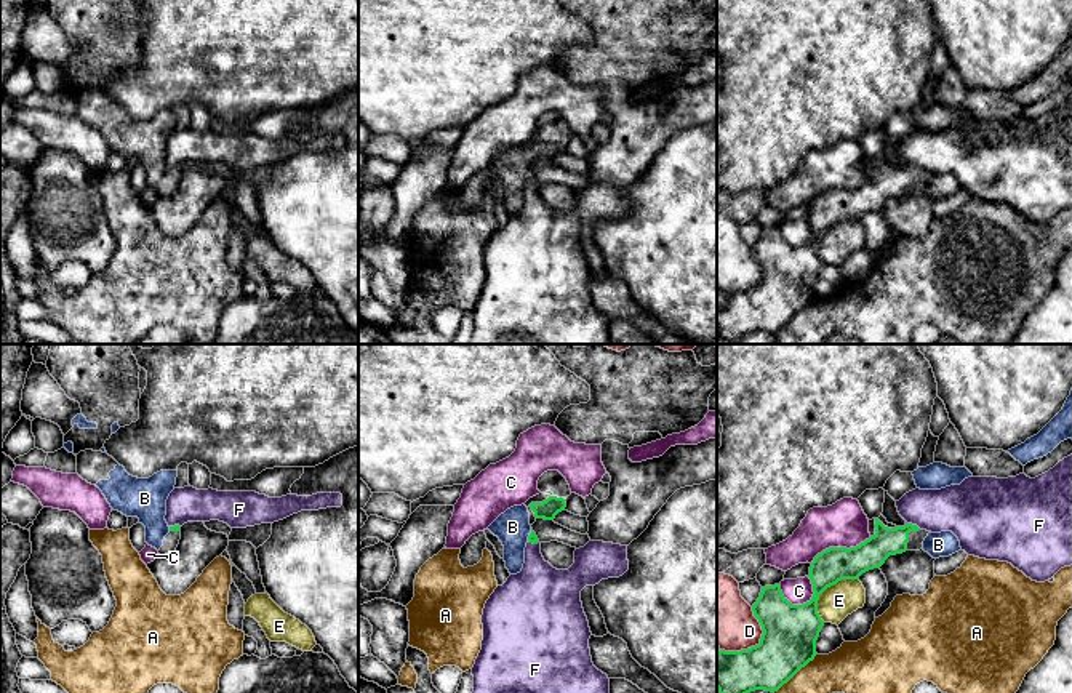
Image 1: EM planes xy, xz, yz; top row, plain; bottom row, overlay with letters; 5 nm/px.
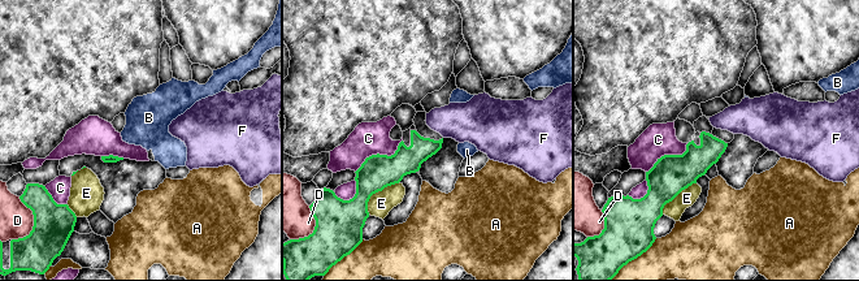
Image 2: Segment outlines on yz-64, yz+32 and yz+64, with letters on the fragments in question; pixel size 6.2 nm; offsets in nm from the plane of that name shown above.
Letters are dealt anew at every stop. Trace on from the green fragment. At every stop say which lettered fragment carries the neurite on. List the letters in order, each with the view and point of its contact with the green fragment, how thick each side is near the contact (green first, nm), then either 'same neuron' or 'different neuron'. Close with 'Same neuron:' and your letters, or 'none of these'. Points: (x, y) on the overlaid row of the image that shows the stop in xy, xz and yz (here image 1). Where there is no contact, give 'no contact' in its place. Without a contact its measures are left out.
A: yz (796, 672) | 280/220 nm | different neuron
B: xz (528, 536) | 50/170 nm | same neuron
C: yz (796, 605) | 280/130 nm | different neuron
D: yz (759, 644) | 280/280 nm | different neuron
E: yz (826, 588) | 220/170 nm | different neuron
F: yz (914, 525) | 150/240 nm | different neuron
Same neuron: B

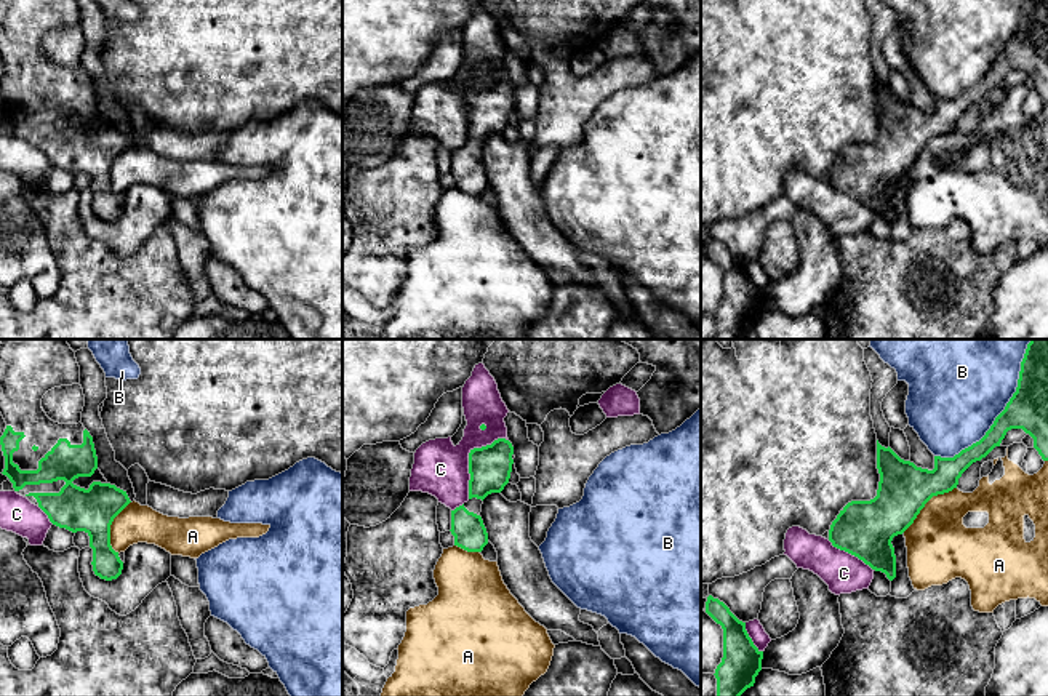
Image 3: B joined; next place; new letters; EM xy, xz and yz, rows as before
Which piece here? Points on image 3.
A: yz (927, 501) | 260/340 nm | different neuron
B: yz (1002, 412) | 200/500 nm | different neuron
C: xz (469, 456) | 220/280 nm | different neuron
Same neuron: none of these

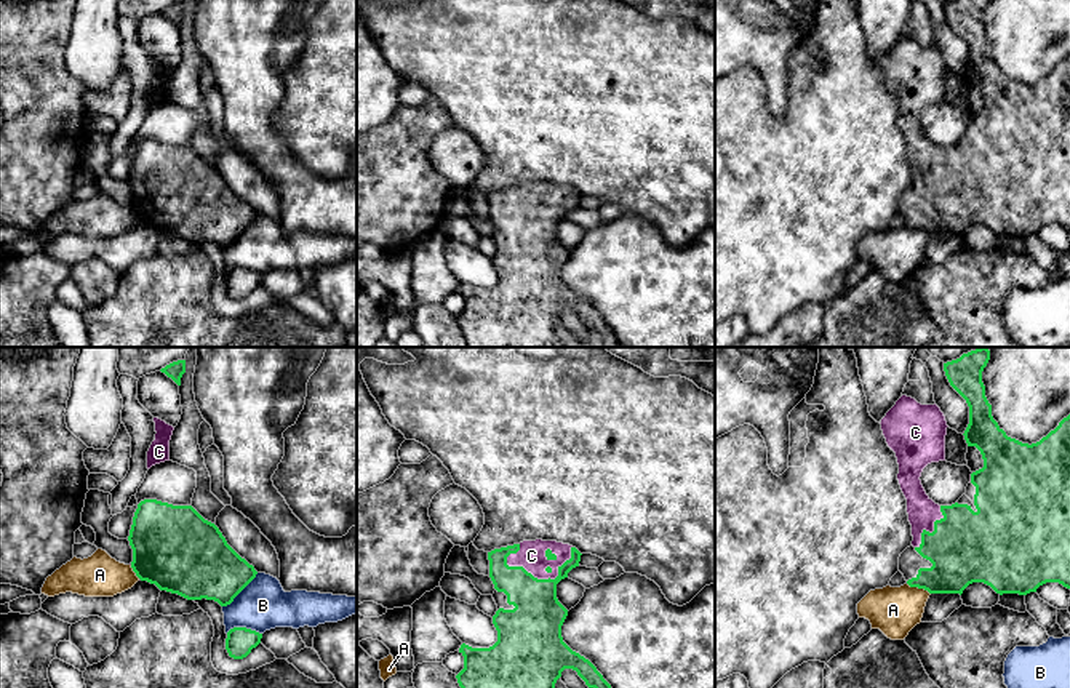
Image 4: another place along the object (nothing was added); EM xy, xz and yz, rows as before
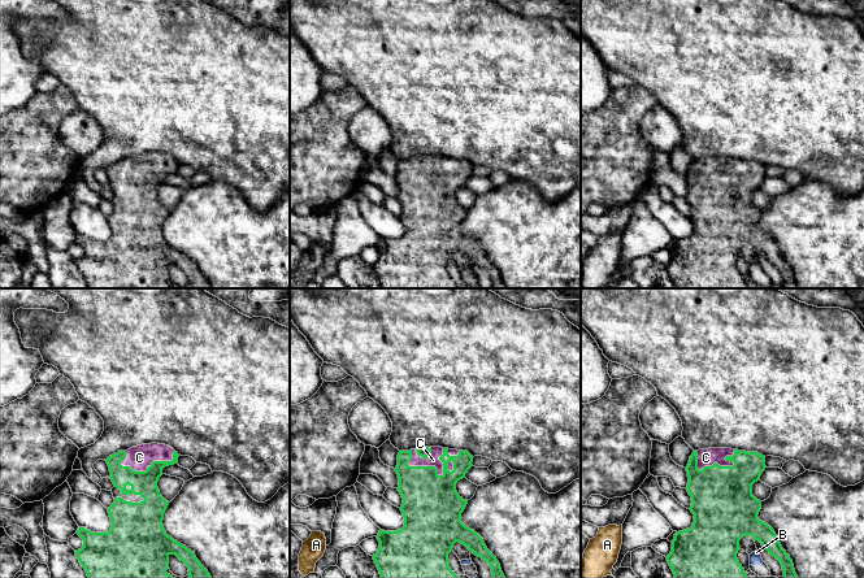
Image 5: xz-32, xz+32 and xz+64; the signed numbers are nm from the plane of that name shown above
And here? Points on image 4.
A: yz (918, 588) | 280/240 nm | different neuron
B: xy (240, 591) | 360/260 nm | different neuron
C: xz (546, 580) | 280/140 nm | same neuron
Same neuron: C

